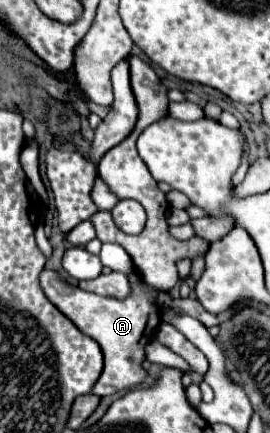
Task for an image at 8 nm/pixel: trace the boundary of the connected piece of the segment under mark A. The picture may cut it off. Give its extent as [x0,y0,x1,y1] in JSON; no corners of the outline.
[39,269,157,397]

